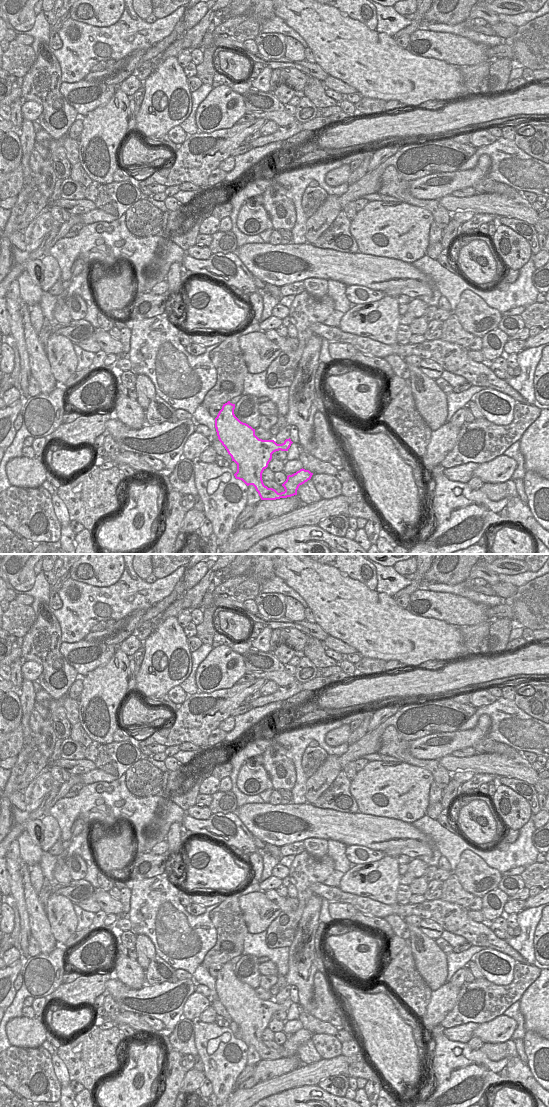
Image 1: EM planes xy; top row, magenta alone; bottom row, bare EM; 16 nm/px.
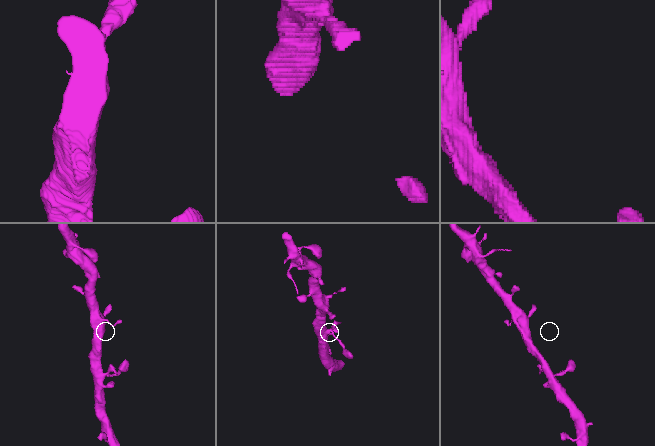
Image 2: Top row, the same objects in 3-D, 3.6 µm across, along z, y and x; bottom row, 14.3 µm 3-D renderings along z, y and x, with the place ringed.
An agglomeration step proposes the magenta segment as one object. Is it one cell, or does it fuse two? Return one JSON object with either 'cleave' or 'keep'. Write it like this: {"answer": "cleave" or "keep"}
{"answer": "keep"}

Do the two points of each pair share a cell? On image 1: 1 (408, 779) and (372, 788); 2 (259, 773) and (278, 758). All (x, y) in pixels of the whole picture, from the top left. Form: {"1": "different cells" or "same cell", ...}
{"1": "same cell", "2": "different cells"}

